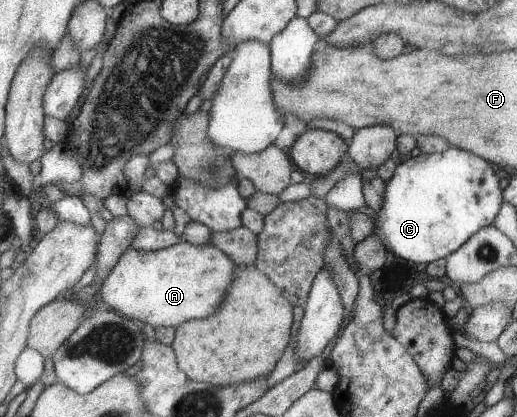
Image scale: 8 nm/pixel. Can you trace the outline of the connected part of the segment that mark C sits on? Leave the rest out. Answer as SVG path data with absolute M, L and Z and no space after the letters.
M453 146L439 153L420 153L401 161L384 185L383 201L371 218L372 234L379 237L379 243L387 252L416 264L446 258L461 248L475 232L492 224L495 213L501 207L501 189L493 167L484 159L479 159L477 154Z

